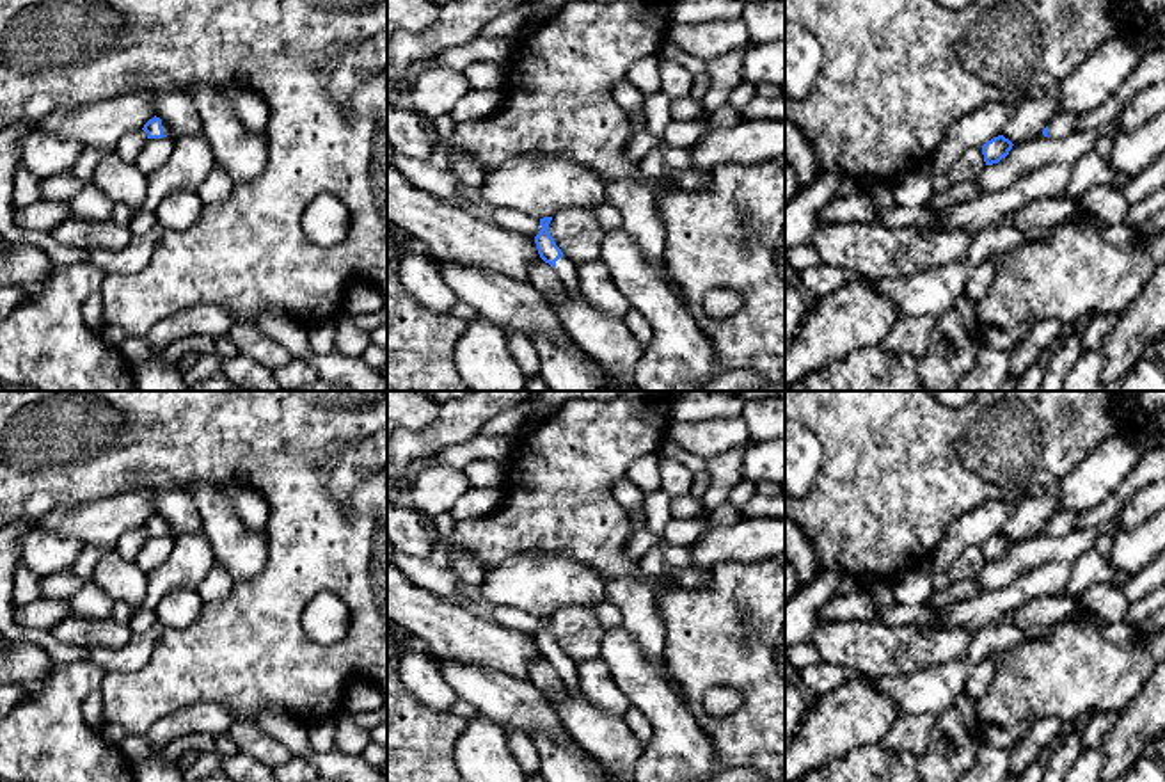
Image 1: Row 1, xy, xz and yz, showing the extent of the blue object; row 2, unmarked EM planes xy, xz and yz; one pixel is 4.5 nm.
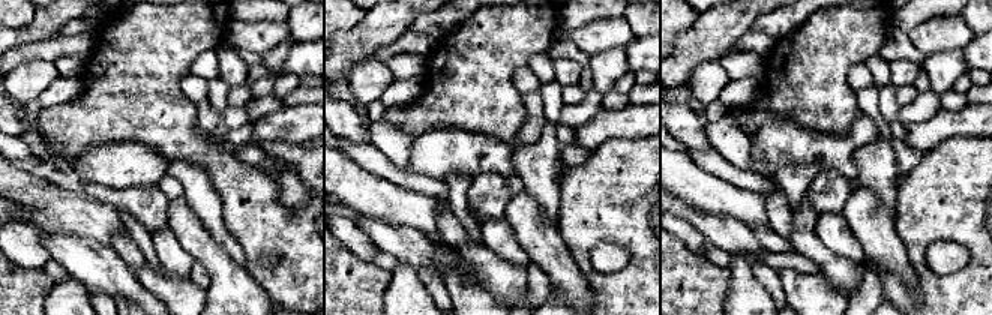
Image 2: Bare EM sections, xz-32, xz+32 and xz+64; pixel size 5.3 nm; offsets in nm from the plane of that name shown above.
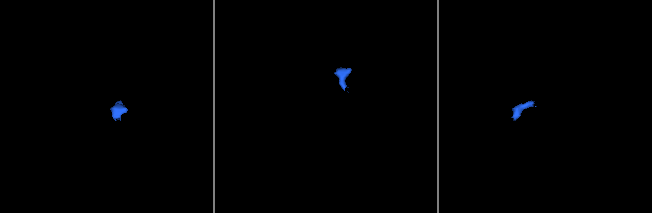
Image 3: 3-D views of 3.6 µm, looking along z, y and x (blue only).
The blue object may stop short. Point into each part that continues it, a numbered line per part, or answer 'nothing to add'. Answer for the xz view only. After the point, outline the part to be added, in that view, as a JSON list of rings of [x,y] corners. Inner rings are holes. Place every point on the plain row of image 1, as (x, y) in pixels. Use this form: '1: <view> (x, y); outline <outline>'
1: xz (565, 667); outline [[[565,652],[556,659],[554,665],[558,675],[561,677],[563,684],[568,691],[582,693],[579,674],[577,674],[577,663],[574,663]]]

